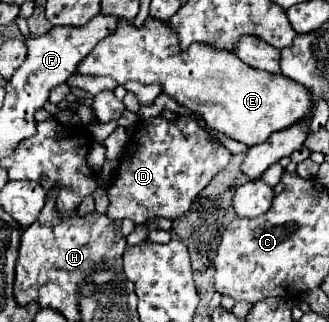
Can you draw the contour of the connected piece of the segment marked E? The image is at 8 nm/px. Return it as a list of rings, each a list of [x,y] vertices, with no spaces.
[[[118,17],[116,29],[110,35],[106,35],[102,41],[98,41],[98,45],[86,57],[86,61],[78,65],[78,73],[108,75],[116,79],[120,85],[124,85],[126,81],[138,81],[144,85],[158,83],[162,85],[164,95],[172,97],[182,107],[200,115],[212,131],[220,131],[236,141],[246,143],[248,147],[266,141],[272,133],[282,131],[300,119],[308,119],[312,109],[308,89],[298,85],[296,81],[290,81],[284,75],[272,75],[260,69],[250,69],[250,65],[244,65],[236,57],[236,53],[230,53],[226,49],[216,49],[206,43],[192,43],[188,51],[182,51],[178,33],[170,25],[166,25],[166,21],[154,19],[154,17],[148,17],[142,27],[136,27],[132,21]]]

